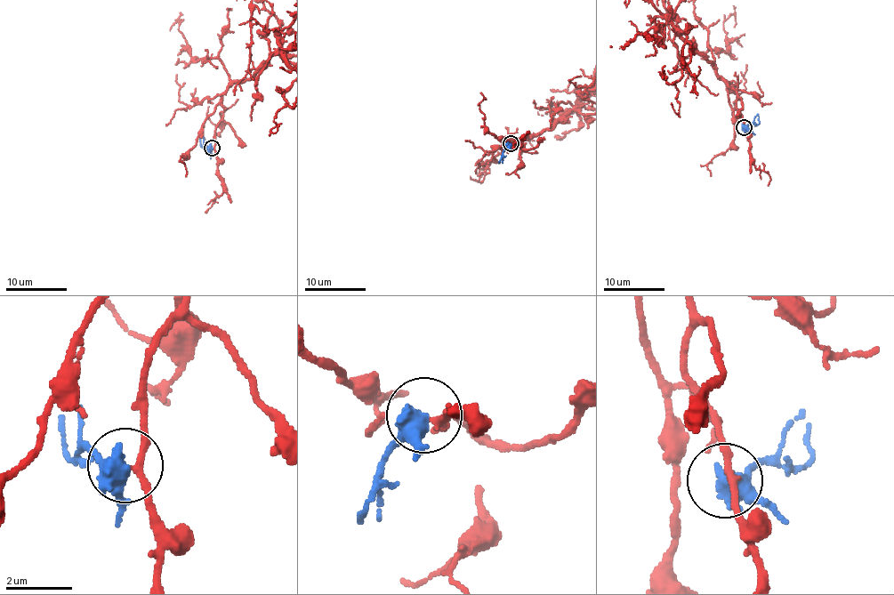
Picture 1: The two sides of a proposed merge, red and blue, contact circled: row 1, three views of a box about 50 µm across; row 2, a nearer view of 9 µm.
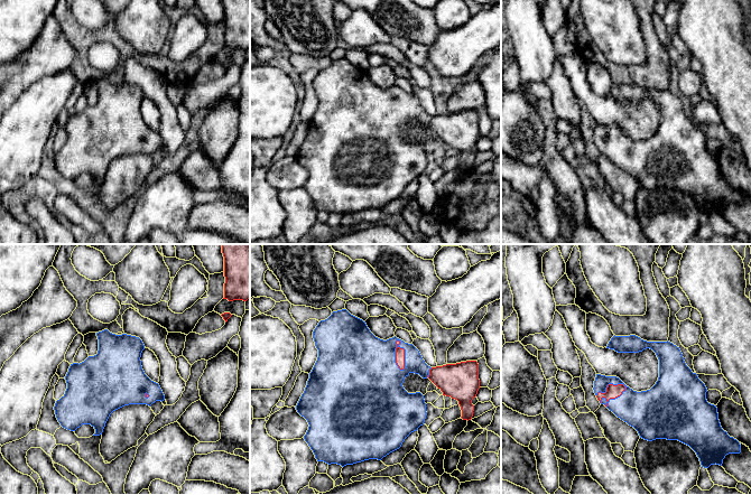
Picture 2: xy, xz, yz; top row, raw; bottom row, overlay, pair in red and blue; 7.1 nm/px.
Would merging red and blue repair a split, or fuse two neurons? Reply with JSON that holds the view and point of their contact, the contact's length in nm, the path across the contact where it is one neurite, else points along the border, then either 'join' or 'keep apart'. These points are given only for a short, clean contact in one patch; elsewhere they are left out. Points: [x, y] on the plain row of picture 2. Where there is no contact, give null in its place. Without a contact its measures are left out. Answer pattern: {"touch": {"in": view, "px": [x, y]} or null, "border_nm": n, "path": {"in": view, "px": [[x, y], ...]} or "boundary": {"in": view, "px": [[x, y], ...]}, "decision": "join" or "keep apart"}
{"touch": {"in": "yz", "px": [609, 133]}, "border_nm": 220, "path": {"in": "yz", "px": [[612, 140], [609, 133], [622, 133], [634, 157]]}, "decision": "join"}

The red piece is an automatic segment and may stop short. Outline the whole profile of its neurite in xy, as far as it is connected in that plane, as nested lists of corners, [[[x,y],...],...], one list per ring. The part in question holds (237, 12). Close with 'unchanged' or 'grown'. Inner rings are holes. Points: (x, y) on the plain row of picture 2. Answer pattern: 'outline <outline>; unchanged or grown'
outline [[[222,0],[224,6],[224,47],[250,48],[250,0]]]; unchanged

